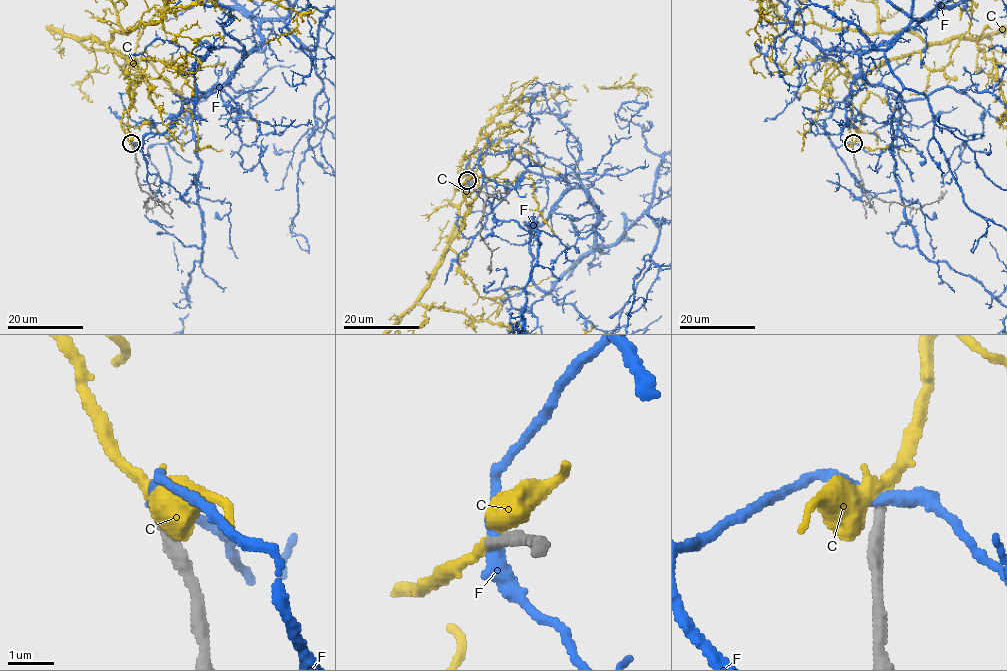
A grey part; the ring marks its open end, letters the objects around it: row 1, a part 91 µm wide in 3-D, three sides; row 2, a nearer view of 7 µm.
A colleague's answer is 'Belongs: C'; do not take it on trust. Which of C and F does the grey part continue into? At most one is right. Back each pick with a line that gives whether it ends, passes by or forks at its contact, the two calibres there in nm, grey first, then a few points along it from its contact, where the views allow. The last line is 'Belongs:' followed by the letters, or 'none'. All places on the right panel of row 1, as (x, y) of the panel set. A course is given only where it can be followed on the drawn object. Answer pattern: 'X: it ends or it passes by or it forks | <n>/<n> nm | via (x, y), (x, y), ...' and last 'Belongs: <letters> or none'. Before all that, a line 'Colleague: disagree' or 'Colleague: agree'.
Colleague: agree
C: it passes by | 240/420 nm
Belongs: C

